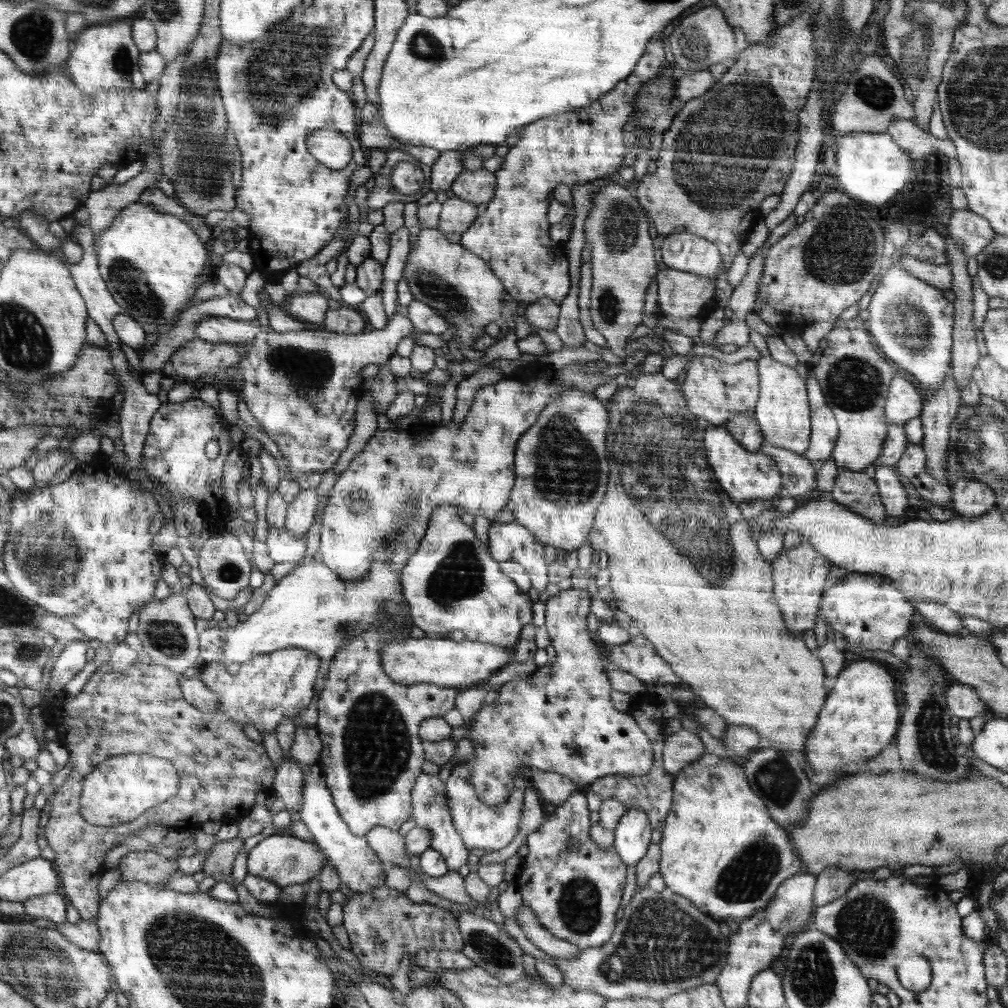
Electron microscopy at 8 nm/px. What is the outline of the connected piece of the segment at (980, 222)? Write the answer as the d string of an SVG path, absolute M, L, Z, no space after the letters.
M969 209L953 211L947 229L955 247L963 250L968 259L980 254L996 234L988 220Z

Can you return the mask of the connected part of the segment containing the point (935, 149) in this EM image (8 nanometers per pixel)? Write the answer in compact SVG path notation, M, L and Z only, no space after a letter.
M910 120L893 121L886 133L891 135L891 138L909 154L911 159L940 155L943 158L949 157L957 161L957 152L950 138L938 140L931 134L926 134L924 130L920 130Z

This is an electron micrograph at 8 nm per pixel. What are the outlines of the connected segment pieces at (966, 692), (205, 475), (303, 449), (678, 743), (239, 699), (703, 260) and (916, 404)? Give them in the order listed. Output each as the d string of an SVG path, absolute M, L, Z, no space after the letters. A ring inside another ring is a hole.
M954 681L946 689L947 705L952 711L953 719L971 719L974 716L991 714L987 704L980 700L976 689L970 685Z
M192 398L180 403L161 403L152 415L143 446L142 465L150 480L170 492L176 505L187 498L198 504L204 520L211 521L211 527L214 528L211 533L214 535L224 528L218 522L227 522L229 513L222 478L224 464L233 450L231 444L229 429L219 423L215 408L199 398ZM210 440L216 440L219 444L217 458L208 458L204 450Z
M398 311L394 313L390 318L387 319L386 328L382 330L373 330L373 332L362 332L356 335L340 335L338 333L330 333L330 330L316 330L310 328L308 330L303 330L300 332L286 332L280 333L268 326L262 326L258 323L257 319L255 320L236 320L226 317L206 317L202 318L200 322L195 324L196 337L198 339L204 340L205 342L212 342L212 344L230 344L238 345L245 350L243 358L239 364L236 364L238 371L242 371L242 378L244 378L244 400L248 410L252 412L252 416L259 420L260 426L262 429L268 433L268 436L274 440L278 448L282 451L282 454L288 459L288 473L283 478L288 478L292 480L297 480L299 474L304 473L315 473L328 471L329 468L333 468L336 464L336 461L342 459L342 452L346 450L347 445L350 444L350 438L354 436L355 430L355 412L357 409L356 397L364 392L364 387L356 382L358 373L367 365L367 364L378 364L383 365L388 361L388 358L391 354L395 352L396 345L405 337L415 330L415 325L410 318L407 317L405 311Z
M685 729L673 732L663 744L663 765L668 774L675 775L706 752L698 734Z
M287 647L271 653L262 654L254 657L252 660L242 664L236 676L230 676L229 672L216 665L215 661L205 663L198 671L197 679L203 681L206 687L212 692L219 694L219 705L216 712L220 711L232 717L236 724L243 728L245 724L254 724L254 728L264 733L274 733L276 735L276 726L284 718L292 718L298 712L306 710L308 704L314 698L314 680L318 678L320 670L320 660L318 655L310 650L303 648Z
M689 232L666 235L661 251L668 268L706 278L715 278L724 261L716 243Z
M896 374L892 381L890 392L887 394L885 414L888 424L894 423L904 426L911 418L920 417L923 407L923 396L918 388L905 377L905 374Z

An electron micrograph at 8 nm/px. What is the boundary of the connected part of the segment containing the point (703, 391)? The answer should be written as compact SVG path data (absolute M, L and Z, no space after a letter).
M695 358L687 370L686 379L681 384L686 403L692 414L700 417L703 423L722 426L737 414L755 418L755 406L759 400L757 361L744 359L737 364L728 364L716 359L706 364L704 359Z

